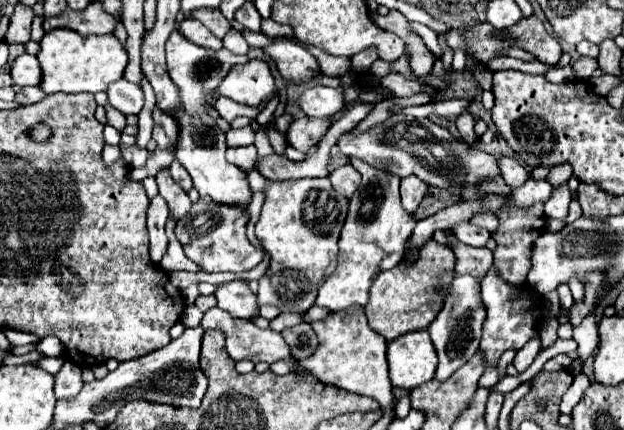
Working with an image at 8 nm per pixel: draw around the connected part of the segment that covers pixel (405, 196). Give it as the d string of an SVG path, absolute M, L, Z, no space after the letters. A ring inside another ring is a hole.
M411 175L401 179L401 201L409 213L415 213L425 193L427 193L427 185L419 177Z

